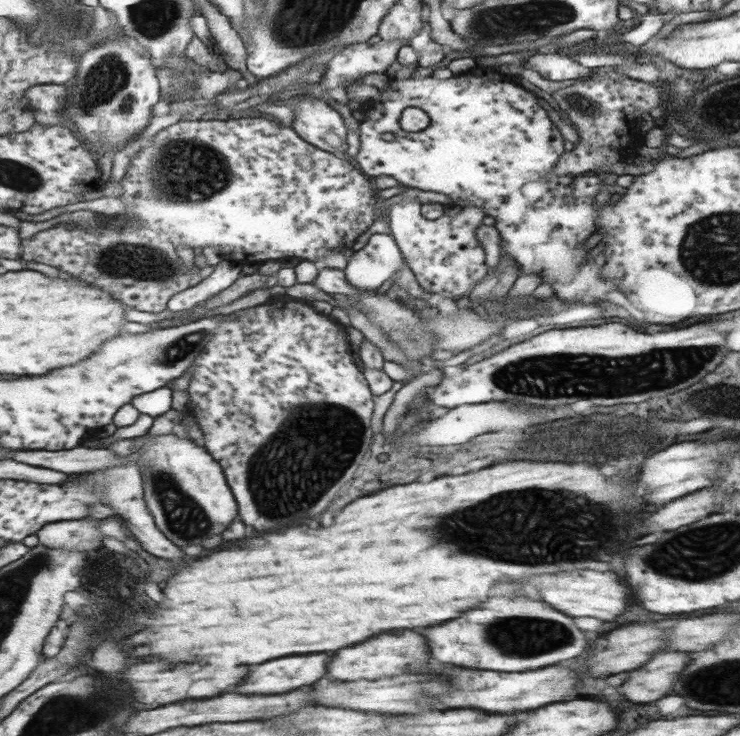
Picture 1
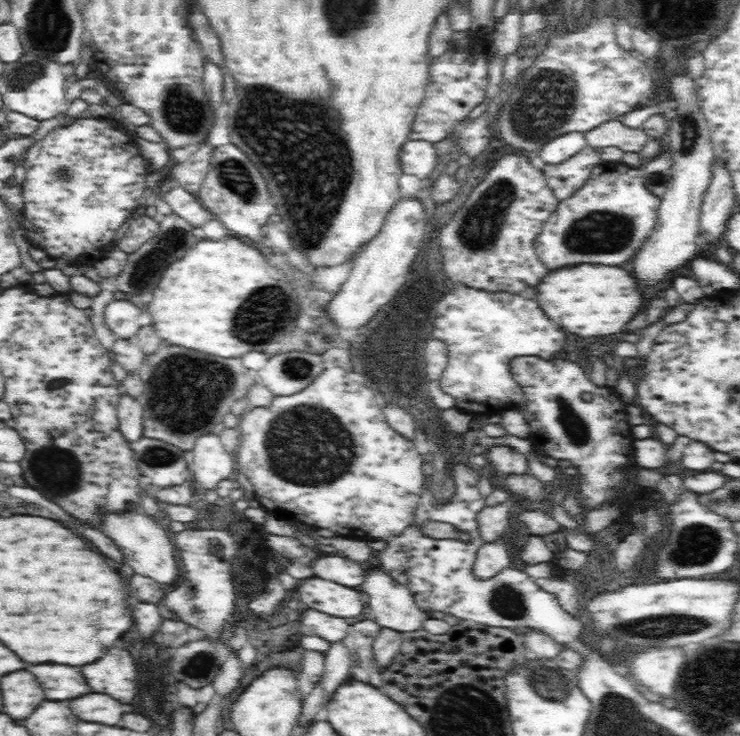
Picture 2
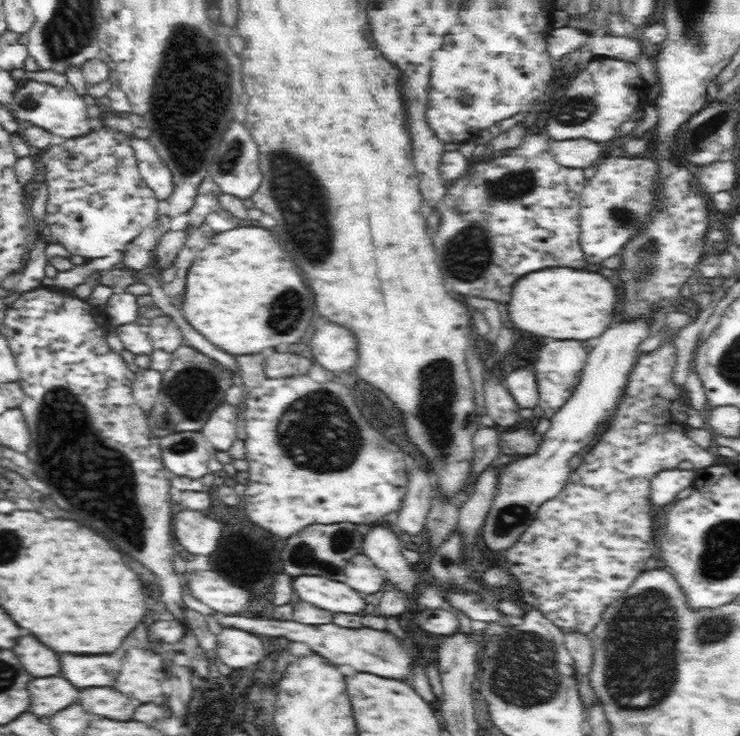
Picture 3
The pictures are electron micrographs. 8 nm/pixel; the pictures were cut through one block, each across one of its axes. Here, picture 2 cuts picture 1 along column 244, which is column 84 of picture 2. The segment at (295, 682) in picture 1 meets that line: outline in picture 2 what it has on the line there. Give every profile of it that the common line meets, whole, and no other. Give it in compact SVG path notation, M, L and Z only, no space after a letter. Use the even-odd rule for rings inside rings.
M40 664L36 668L30 668L30 672L44 688L48 700L70 700L74 696L88 694L88 688L84 688L84 680L80 680L78 668Z

